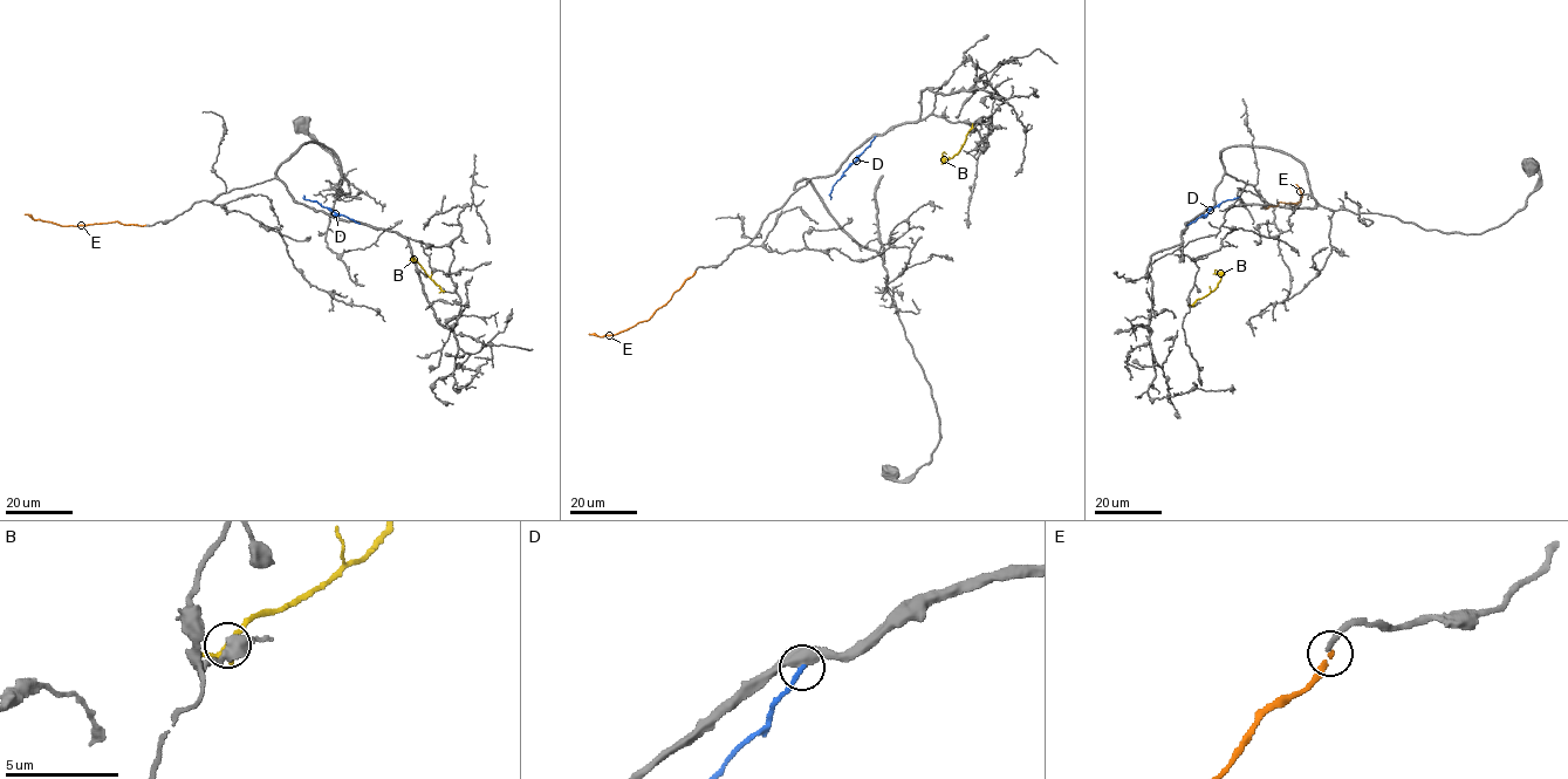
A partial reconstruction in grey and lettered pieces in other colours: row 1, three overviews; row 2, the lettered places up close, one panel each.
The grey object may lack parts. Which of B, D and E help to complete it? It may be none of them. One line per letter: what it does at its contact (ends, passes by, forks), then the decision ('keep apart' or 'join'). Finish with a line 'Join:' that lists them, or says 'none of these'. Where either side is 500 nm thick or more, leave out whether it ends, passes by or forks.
B: keep apart
D: keep apart
E: it ends there; keep apart
Join: none of these

